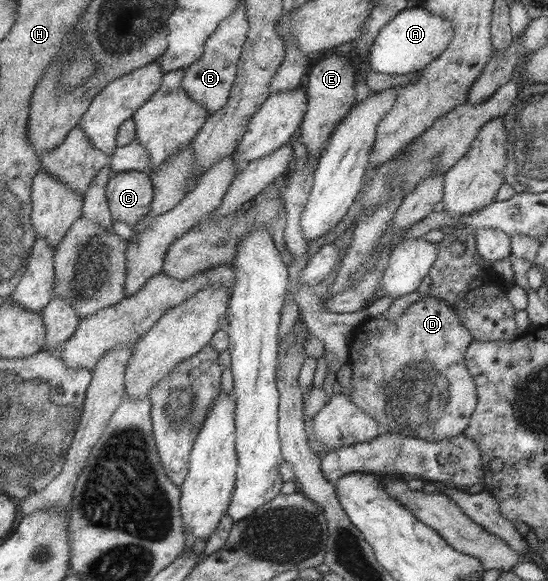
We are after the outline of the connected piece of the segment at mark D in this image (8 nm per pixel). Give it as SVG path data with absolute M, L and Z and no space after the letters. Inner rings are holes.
M423 296L405 307L397 319L366 317L353 329L351 339L351 388L344 391L349 401L370 415L381 431L429 442L449 440L464 431L476 405L475 381L465 363L465 350L473 339L441 299Z

